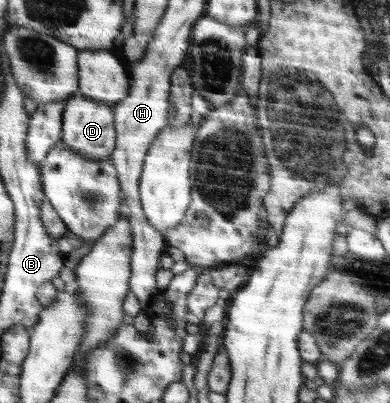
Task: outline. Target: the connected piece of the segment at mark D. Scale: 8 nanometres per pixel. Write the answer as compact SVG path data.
M72 95L67 104L65 104L65 111L63 116L63 138L61 142L85 156L85 158L93 160L110 159L112 152L116 148L116 122L115 109L111 105L105 105L93 101L88 97L79 95Z

